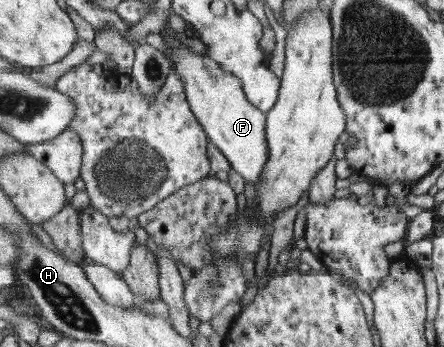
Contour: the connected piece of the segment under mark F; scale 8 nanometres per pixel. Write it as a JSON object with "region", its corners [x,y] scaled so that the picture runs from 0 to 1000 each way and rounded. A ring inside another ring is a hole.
{"region":[[[410,121],[374,130],[390,202],[410,219],[423,297],[466,380],[473,406],[516,458],[520,478],[579,545],[590,493],[606,461],[601,323],[577,308],[556,277],[547,233],[486,187],[468,156],[441,153]]]}

